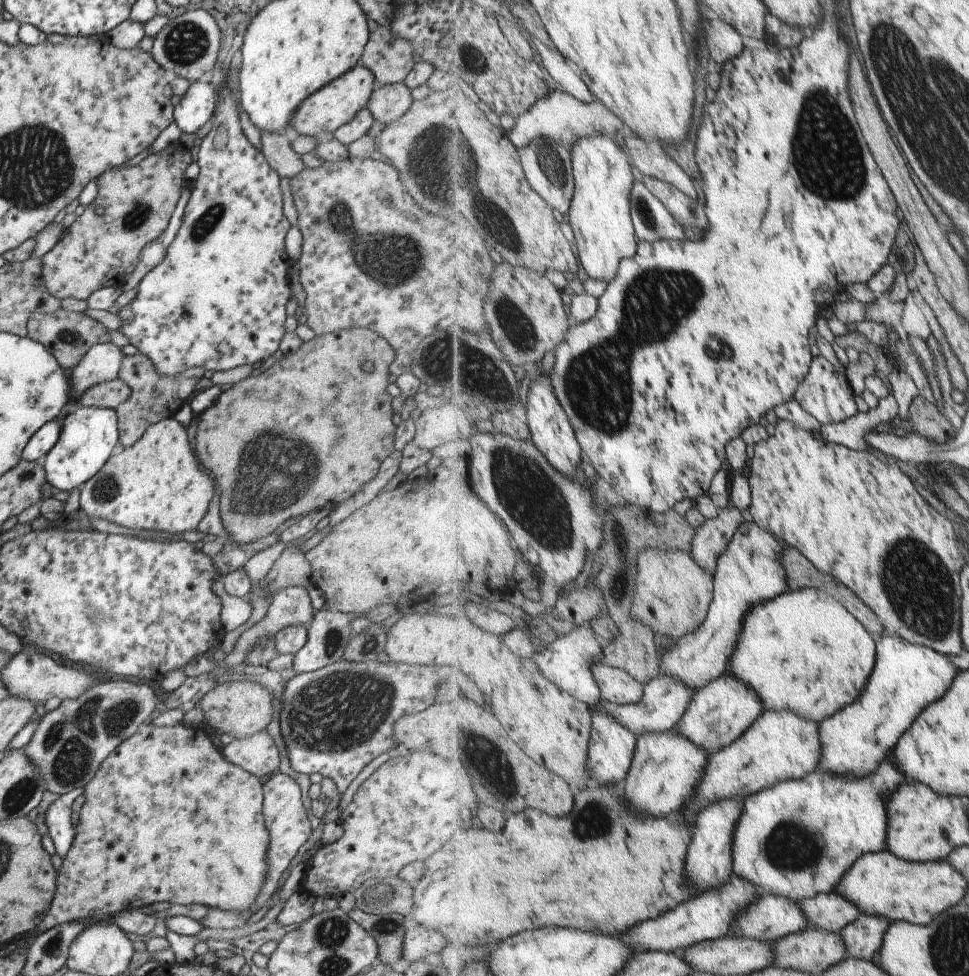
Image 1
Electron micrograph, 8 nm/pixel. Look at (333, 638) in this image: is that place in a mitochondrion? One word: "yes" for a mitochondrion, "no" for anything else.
yes

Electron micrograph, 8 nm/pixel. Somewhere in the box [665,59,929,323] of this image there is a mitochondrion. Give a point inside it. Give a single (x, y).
(829, 161)

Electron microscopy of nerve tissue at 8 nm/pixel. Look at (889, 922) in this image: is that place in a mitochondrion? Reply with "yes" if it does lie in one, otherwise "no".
no

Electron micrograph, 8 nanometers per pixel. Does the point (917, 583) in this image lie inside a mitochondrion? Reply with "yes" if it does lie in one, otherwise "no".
yes

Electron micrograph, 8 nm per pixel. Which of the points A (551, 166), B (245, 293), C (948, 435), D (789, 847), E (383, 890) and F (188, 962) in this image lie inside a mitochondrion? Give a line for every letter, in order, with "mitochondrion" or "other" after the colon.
A: mitochondrion
B: other
C: other
D: mitochondrion
E: mitochondrion
F: other

